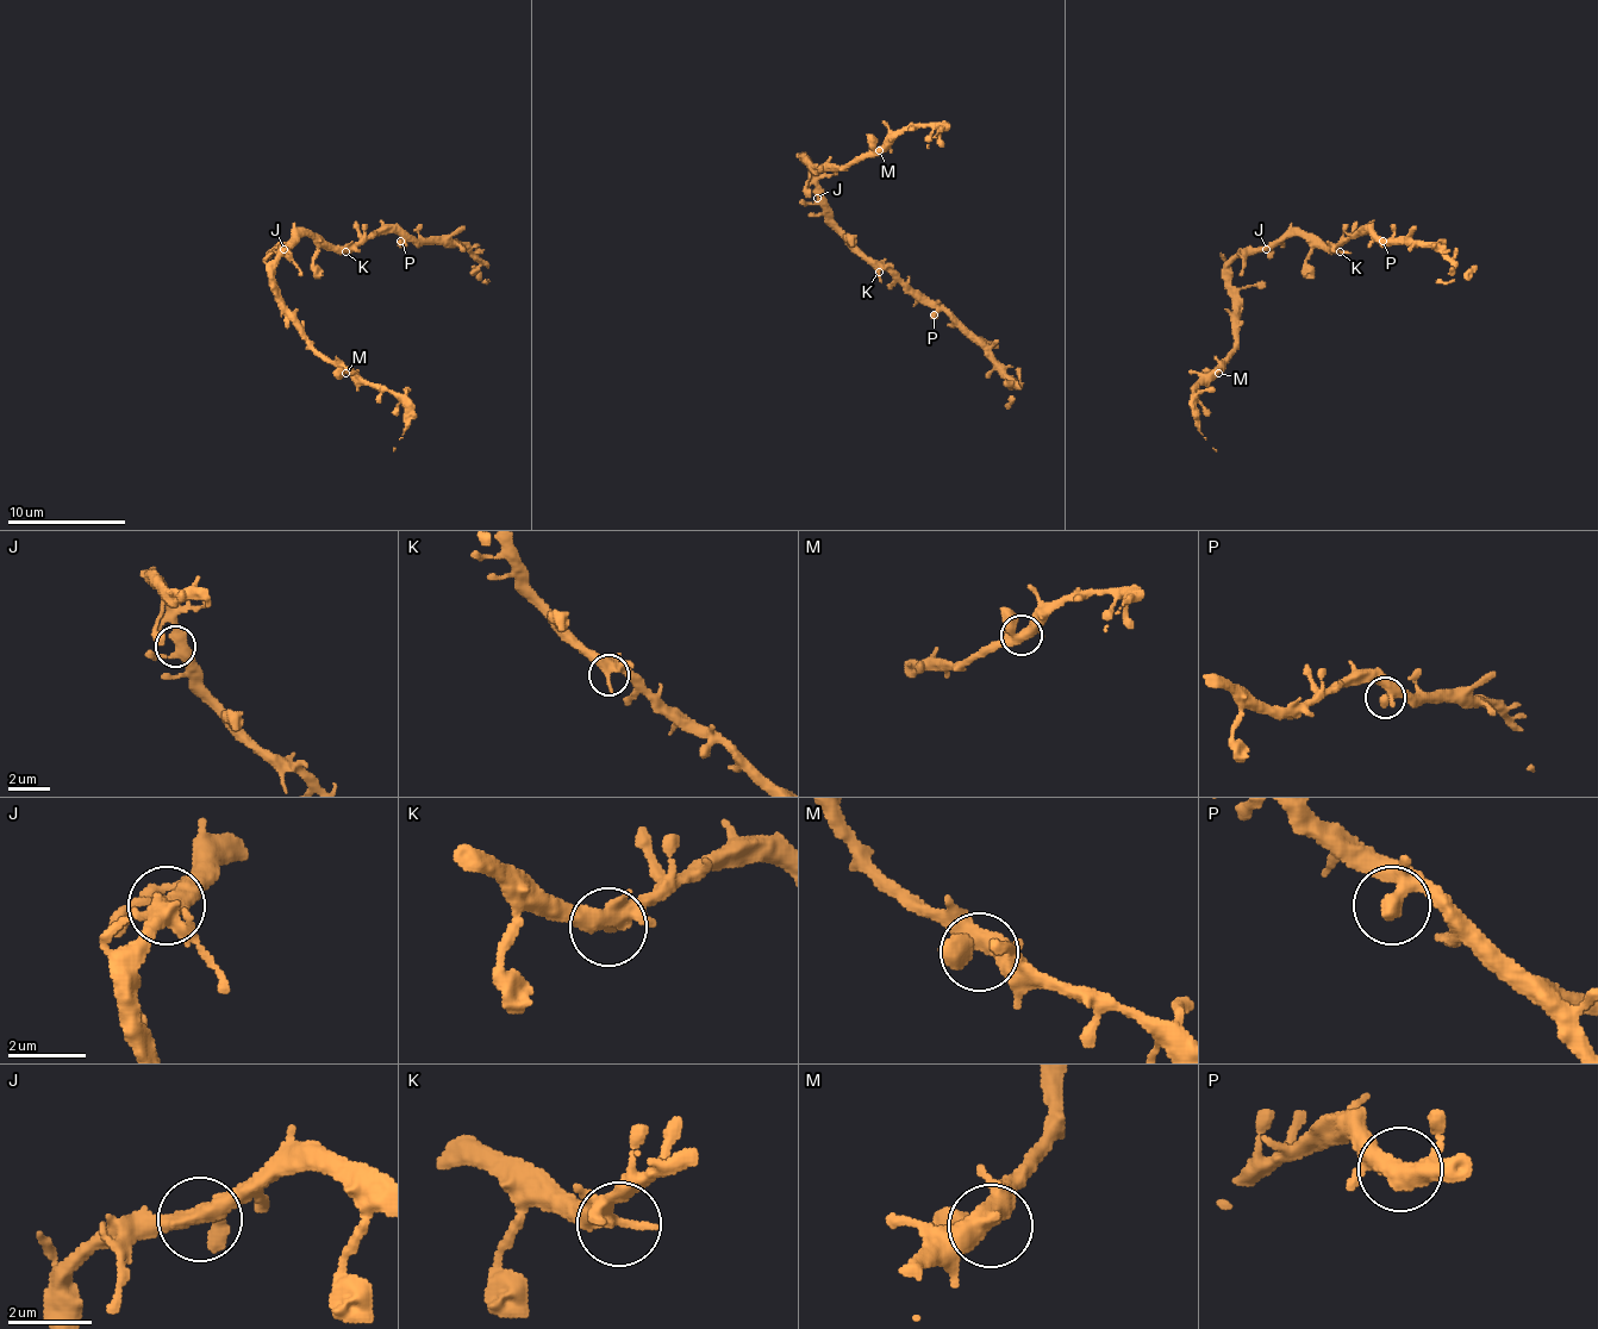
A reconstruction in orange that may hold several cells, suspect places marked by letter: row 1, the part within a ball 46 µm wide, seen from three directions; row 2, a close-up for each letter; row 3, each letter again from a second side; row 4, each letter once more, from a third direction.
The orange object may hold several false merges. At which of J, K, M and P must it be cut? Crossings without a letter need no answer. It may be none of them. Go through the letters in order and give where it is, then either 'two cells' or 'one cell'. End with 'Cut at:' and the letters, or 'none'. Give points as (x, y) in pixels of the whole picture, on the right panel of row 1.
J: at (1266, 249); one cell
K: at (1340, 251); one cell
M: at (1218, 373); one cell
P: at (1383, 241); one cell
Cut at: none

